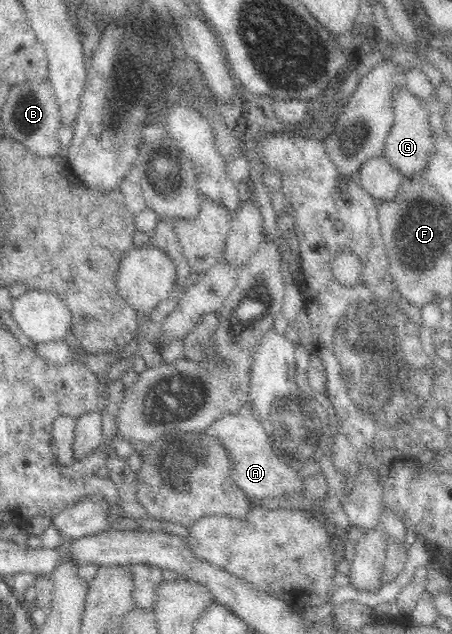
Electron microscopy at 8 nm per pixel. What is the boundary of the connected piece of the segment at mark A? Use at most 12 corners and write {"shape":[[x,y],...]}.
{"shape":[[252,405],[204,432],[253,503],[289,497],[305,474],[277,456]]}

